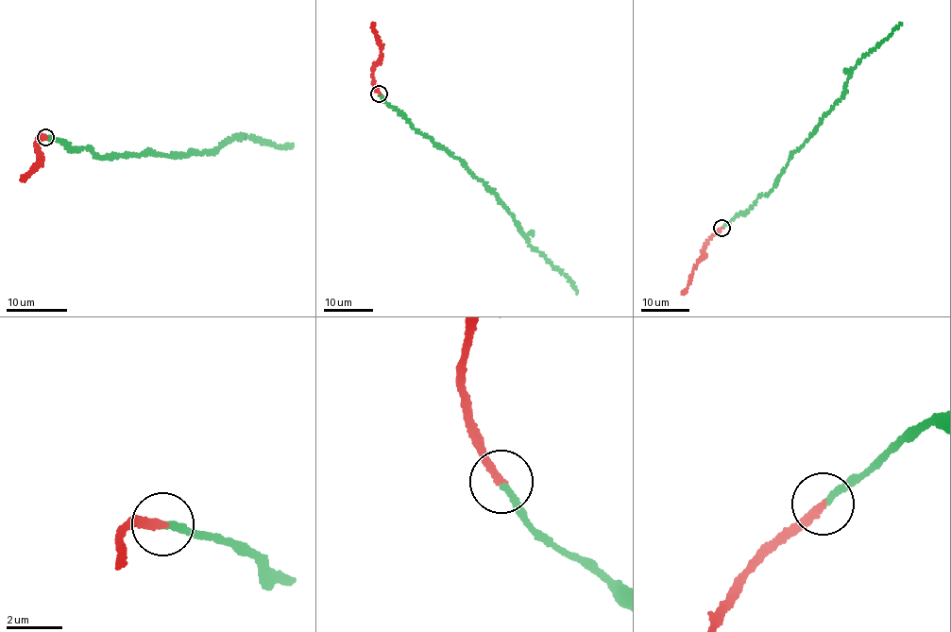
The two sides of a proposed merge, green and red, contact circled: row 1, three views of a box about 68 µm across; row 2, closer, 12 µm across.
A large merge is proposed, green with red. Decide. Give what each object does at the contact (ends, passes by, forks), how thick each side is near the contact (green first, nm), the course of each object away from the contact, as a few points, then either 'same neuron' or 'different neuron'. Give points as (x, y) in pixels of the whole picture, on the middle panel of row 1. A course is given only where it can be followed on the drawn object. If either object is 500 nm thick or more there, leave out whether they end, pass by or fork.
green ends; red ends; calibres 240 and 300 nm; course green (379, 93), (414, 128), (464, 162), (472, 175), (493, 189), (531, 247), (567, 275), (577, 295); course red (379, 93), (372, 75), (381, 54), (374, 22); different neuron

